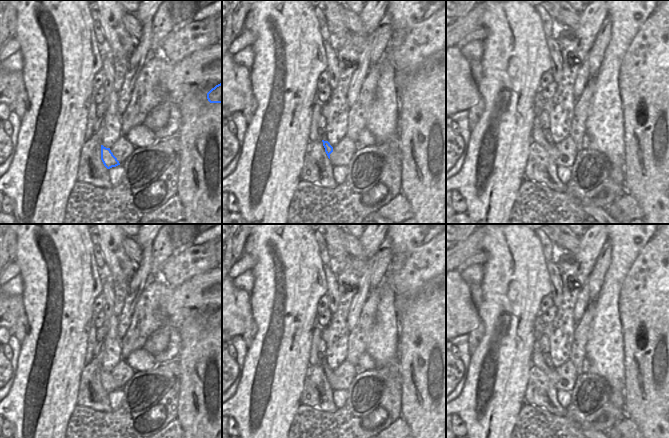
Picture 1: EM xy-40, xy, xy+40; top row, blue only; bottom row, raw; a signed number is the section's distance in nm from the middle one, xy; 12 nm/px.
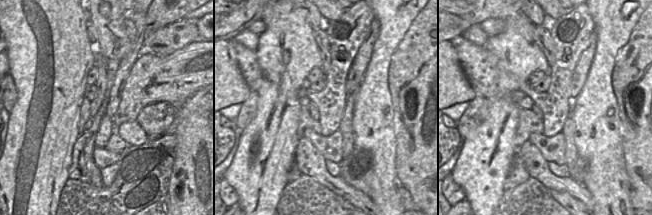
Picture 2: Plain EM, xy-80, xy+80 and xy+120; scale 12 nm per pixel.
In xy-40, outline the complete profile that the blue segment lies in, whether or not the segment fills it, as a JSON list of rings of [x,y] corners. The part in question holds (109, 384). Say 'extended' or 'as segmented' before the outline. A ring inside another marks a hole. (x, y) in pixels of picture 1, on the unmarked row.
as segmented; [[[101,369],[101,384],[107,393],[120,389],[110,372],[106,372],[103,369]]]

